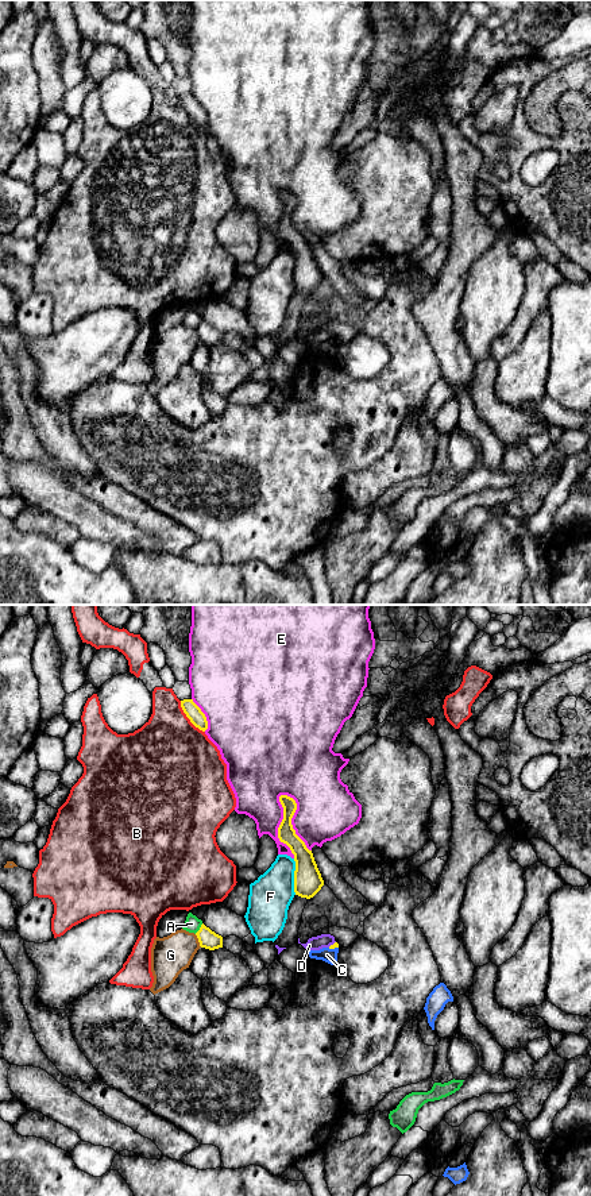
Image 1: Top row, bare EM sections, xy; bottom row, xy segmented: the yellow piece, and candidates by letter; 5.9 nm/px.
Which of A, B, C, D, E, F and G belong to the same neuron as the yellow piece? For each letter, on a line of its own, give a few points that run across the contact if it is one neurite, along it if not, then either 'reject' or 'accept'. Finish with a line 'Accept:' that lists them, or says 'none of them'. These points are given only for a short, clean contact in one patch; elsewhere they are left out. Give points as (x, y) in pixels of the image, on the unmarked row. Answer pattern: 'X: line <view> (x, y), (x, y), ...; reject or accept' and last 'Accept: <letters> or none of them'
A: reject
B: reject
C: line xy (338, 342), (328, 343); reject
D: reject
E: reject
F: reject
G: reject
Accept: none of them

